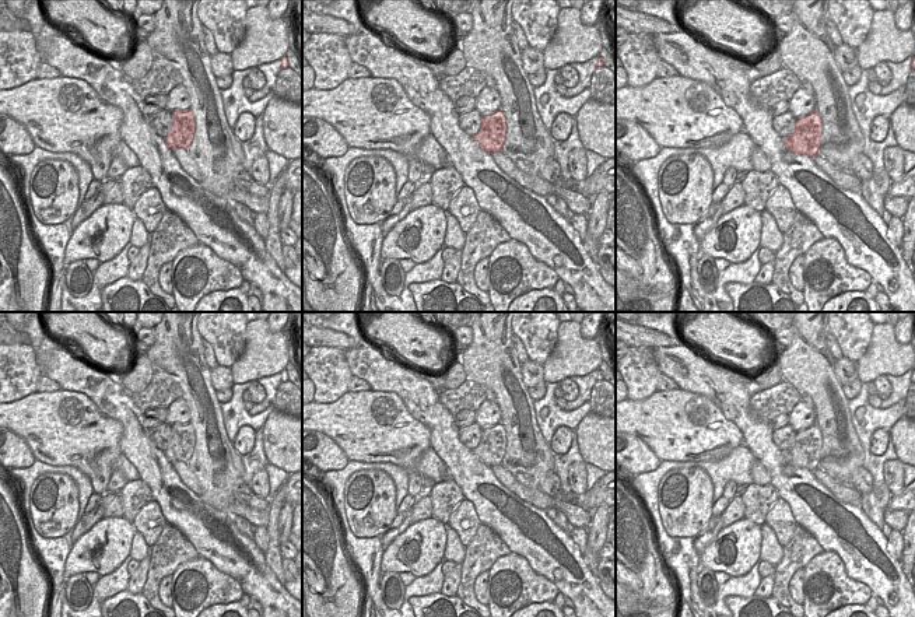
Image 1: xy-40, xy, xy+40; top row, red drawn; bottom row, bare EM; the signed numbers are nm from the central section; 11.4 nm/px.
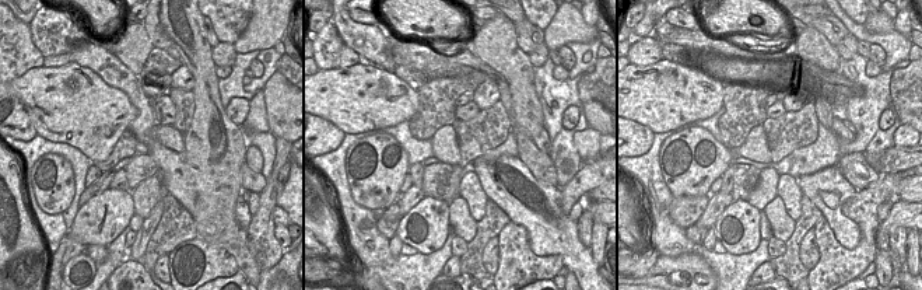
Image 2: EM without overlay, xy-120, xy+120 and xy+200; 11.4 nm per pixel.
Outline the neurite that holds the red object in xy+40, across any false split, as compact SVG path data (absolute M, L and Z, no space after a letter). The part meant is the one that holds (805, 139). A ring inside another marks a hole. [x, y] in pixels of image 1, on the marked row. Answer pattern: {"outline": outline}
{"outline": "M813 111L796 119L793 132L782 137L782 143L789 151L813 158L818 154L821 132L821 118Z"}

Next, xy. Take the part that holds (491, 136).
{"outline": "M502 111L490 115L483 115L481 127L473 140L478 143L480 148L492 154L502 150L506 139L506 119Z"}

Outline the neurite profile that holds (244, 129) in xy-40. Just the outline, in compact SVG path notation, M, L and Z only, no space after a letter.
M249 112L241 113L235 123L235 127L232 129L234 136L241 143L250 140L255 132L255 122L256 122L256 118L252 113Z

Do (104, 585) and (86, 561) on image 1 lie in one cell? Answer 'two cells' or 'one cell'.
two cells

